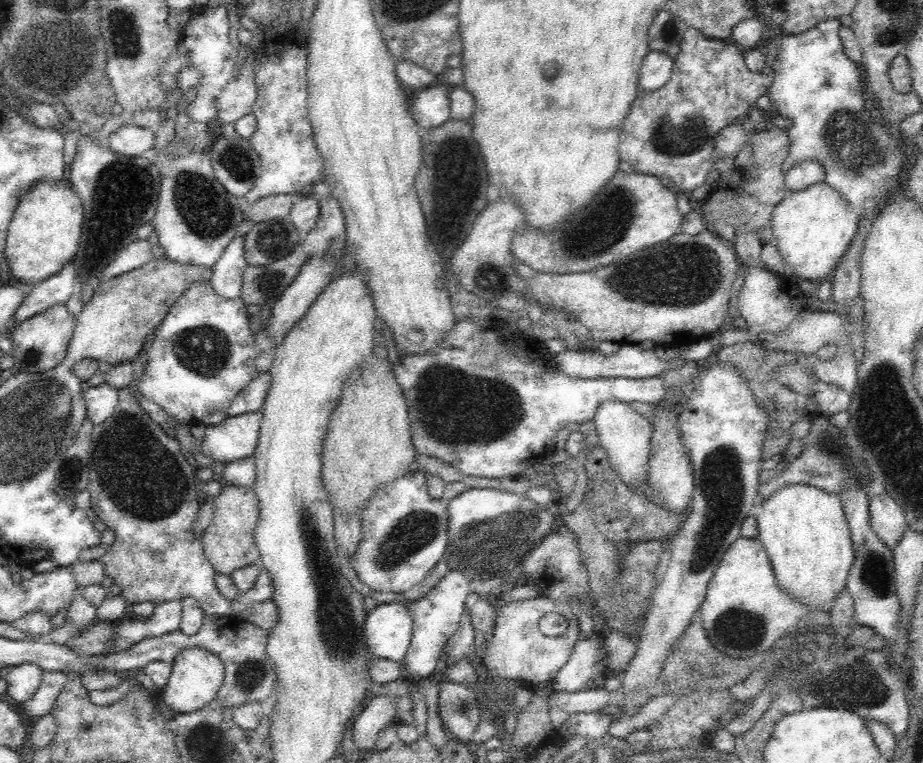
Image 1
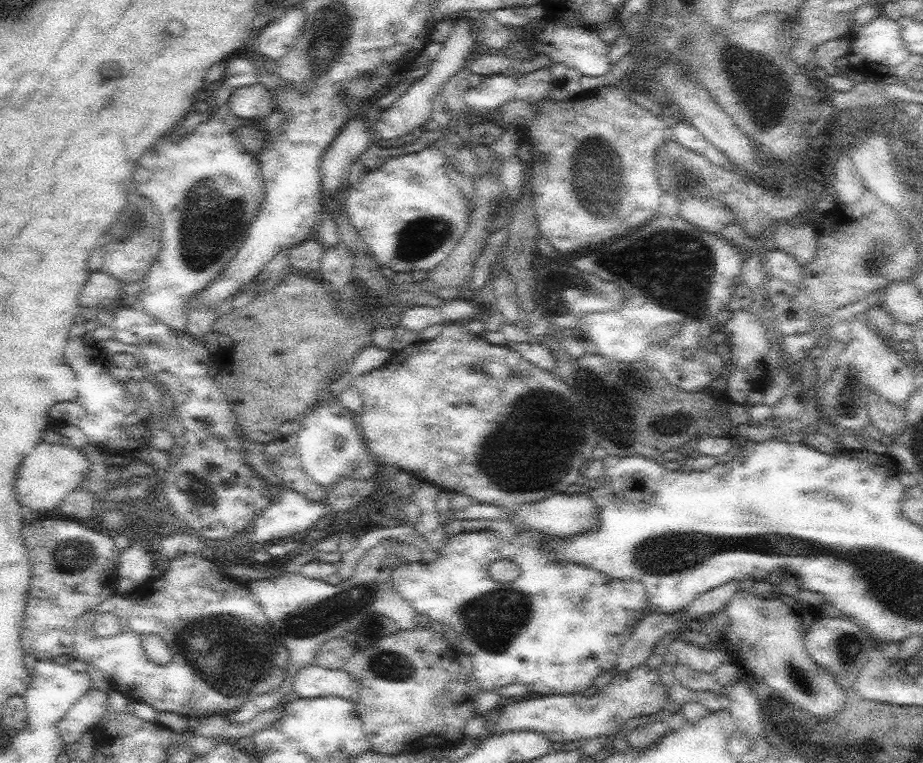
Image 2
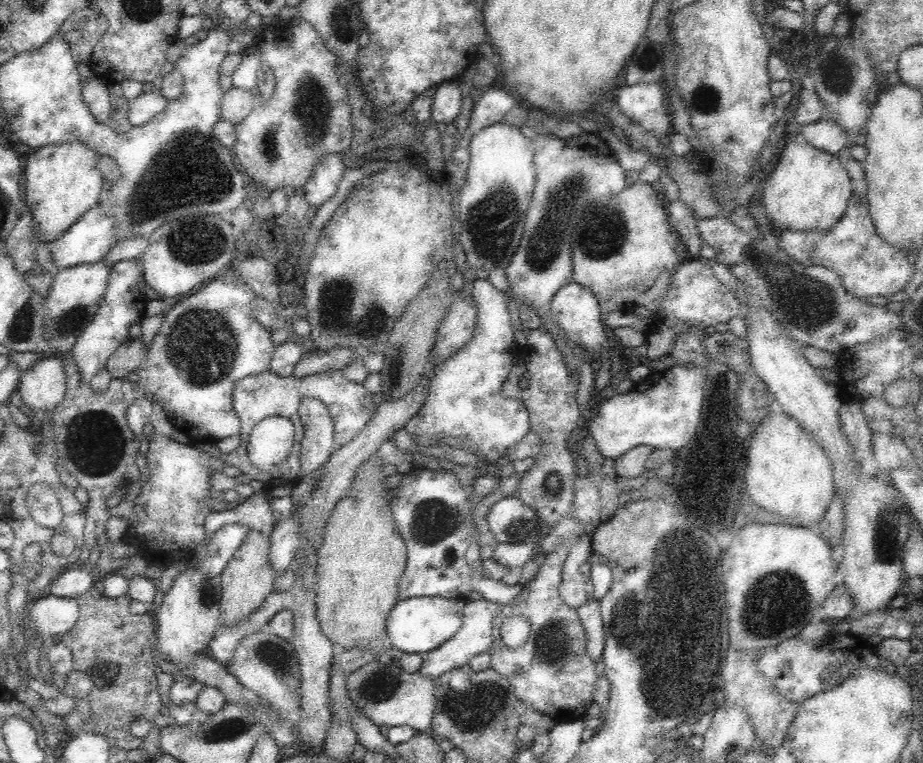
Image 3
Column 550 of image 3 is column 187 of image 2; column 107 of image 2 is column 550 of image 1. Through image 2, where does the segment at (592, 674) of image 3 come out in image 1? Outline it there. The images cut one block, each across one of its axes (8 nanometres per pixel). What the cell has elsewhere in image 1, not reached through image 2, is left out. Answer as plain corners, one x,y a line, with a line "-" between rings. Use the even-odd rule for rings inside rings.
534,597
529,600
506,603
497,612
492,637
486,644
484,666
495,676
520,681
526,688
536,688
538,684
553,682
558,671
568,662
576,642
581,638
579,620
575,607
569,602
554,601
548,598
-
548,613
558,613
566,617
568,631
558,637
544,636
539,630
540,619

